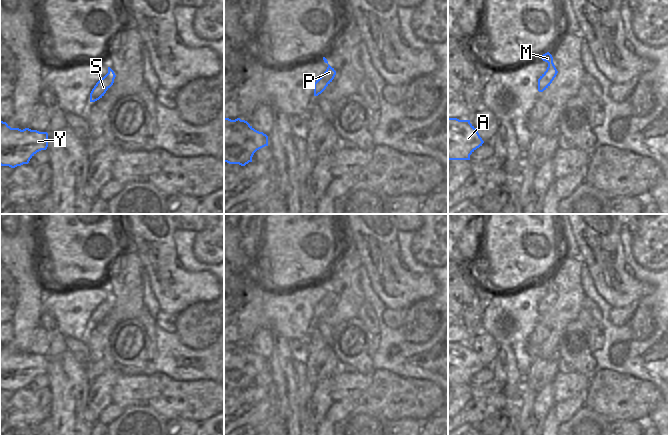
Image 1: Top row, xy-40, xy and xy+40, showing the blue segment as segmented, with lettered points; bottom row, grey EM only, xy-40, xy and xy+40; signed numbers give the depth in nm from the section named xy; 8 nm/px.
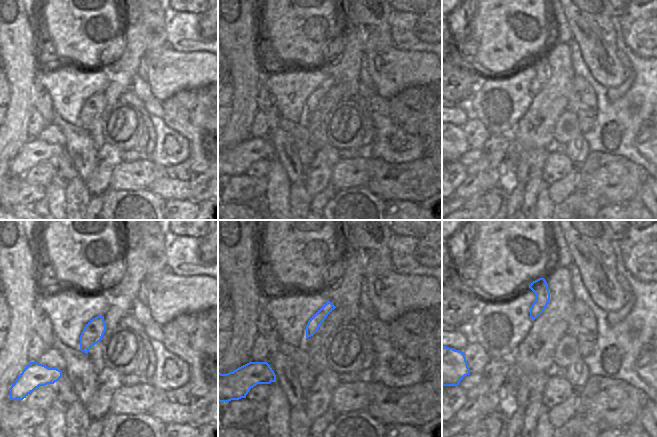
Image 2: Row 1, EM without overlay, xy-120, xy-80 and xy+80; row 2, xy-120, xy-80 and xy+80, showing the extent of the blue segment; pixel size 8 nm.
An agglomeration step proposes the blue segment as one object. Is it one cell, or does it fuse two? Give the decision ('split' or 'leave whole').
leave whole

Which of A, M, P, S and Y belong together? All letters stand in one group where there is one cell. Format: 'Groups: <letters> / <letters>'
Groups: A M P S Y.

